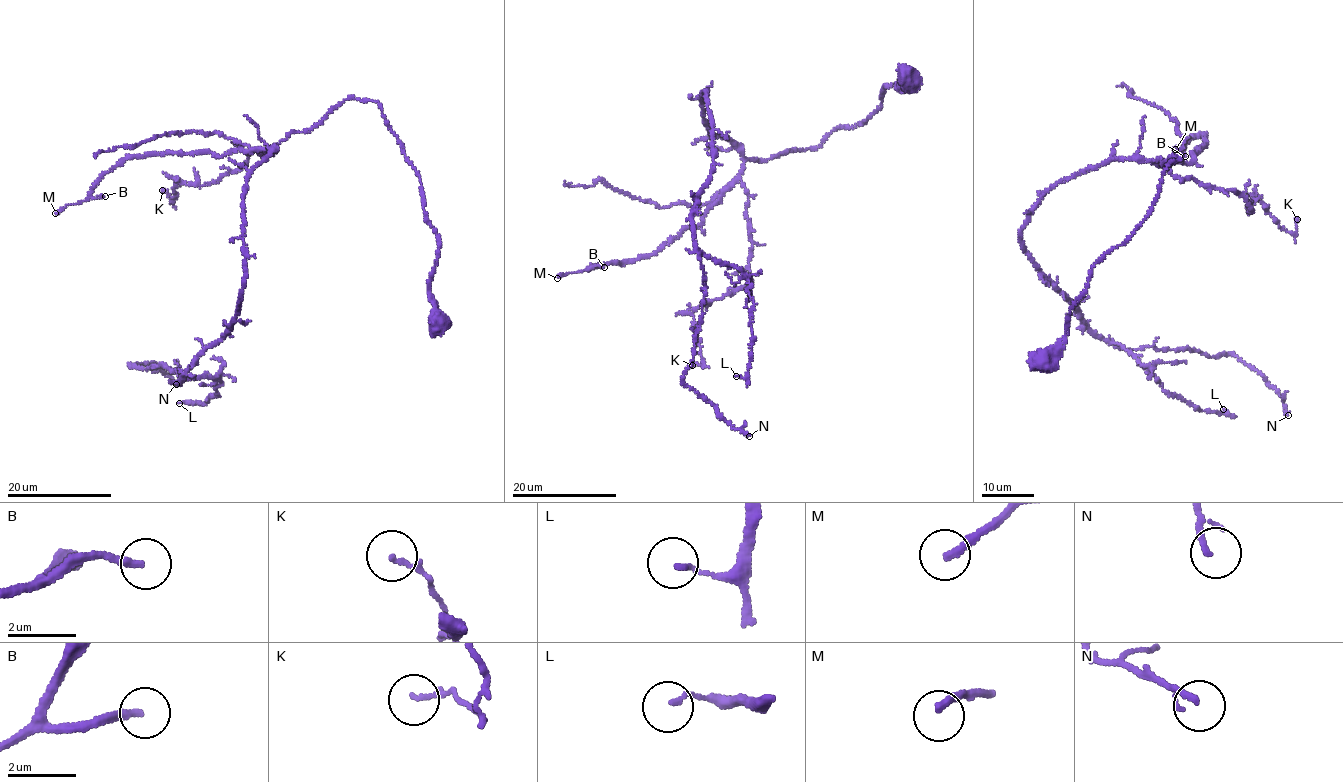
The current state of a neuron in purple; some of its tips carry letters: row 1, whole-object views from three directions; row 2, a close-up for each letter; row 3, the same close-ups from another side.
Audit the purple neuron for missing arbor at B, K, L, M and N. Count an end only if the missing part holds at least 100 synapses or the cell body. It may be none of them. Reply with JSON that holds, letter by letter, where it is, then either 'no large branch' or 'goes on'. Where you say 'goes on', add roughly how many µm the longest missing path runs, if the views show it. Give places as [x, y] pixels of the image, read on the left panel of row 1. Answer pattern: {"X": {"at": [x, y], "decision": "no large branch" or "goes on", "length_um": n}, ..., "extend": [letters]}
{"B": {"at": [105, 196], "decision": "goes on", "length_um": 70}, "K": {"at": [162, 190], "decision": "no large branch"}, "L": {"at": [179, 403], "decision": "no large branch"}, "M": {"at": [55, 213], "decision": "goes on", "length_um": 140}, "N": {"at": [176, 384], "decision": "no large branch"}, "extend": ["B", "M"]}

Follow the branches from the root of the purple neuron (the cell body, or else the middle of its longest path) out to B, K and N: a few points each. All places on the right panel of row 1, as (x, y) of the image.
B: (1045, 362), (1092, 266), (1133, 235), (1181, 158), (1151, 160), (1190, 163), (1201, 133), (1185, 156)
K: (1045, 362), (1092, 266), (1181, 158), (1151, 160), (1248, 212), (1258, 200), (1287, 232), (1297, 219)
N: (1045, 362), (1179, 154), (1060, 181), (1021, 246), (1098, 335), (1232, 354), (1288, 415)

